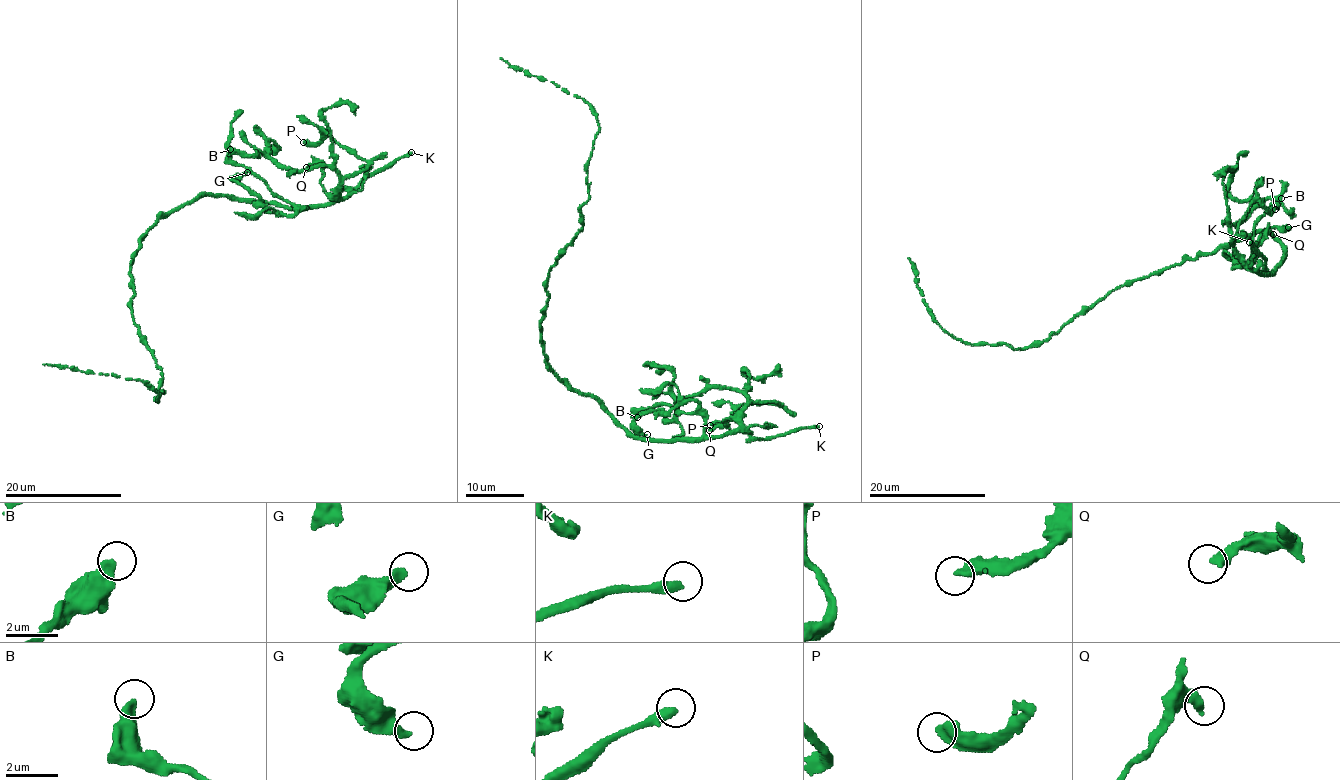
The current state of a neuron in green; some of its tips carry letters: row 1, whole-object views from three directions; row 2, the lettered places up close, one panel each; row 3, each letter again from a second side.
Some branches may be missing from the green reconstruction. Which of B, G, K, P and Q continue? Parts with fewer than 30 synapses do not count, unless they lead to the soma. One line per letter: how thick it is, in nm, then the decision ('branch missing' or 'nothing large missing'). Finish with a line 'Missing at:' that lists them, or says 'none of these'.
B: 420 nm | nothing large missing
G: 340 nm | nothing large missing
K: 380 nm | branch missing
P: 380 nm | nothing large missing
Q: 380 nm | nothing large missing
Missing at: K

